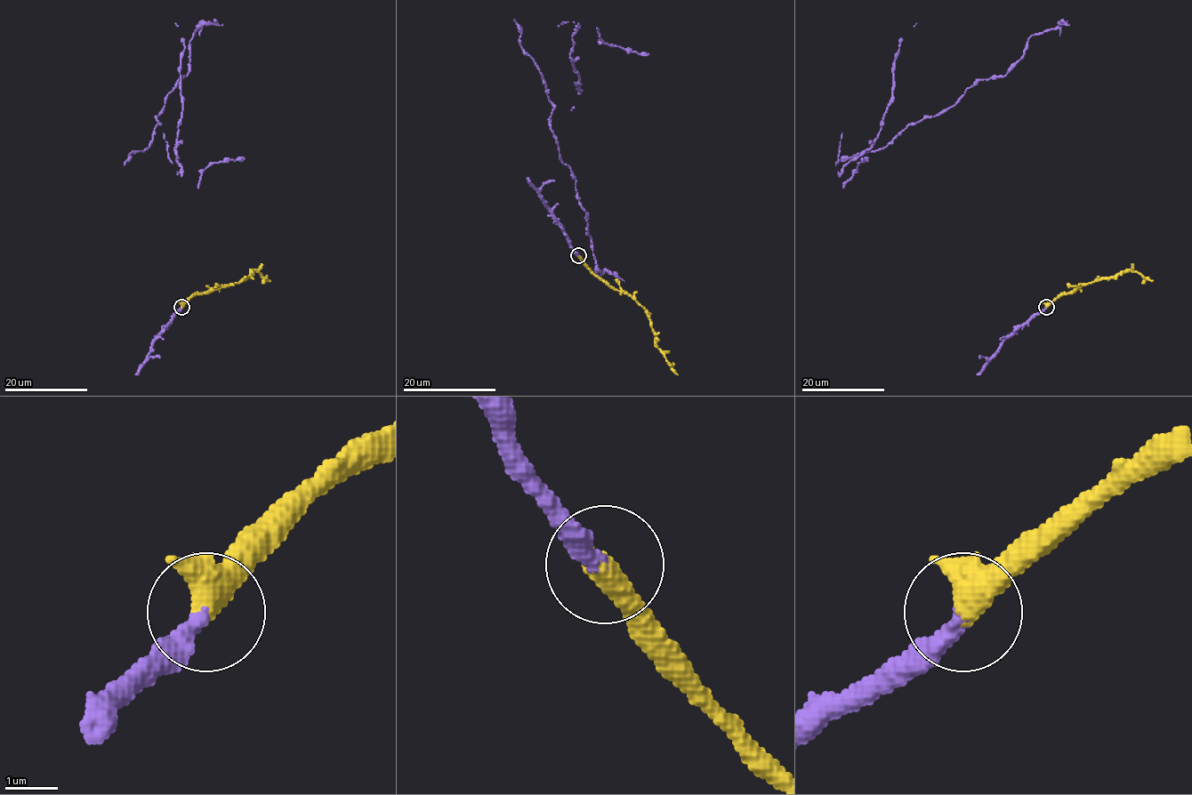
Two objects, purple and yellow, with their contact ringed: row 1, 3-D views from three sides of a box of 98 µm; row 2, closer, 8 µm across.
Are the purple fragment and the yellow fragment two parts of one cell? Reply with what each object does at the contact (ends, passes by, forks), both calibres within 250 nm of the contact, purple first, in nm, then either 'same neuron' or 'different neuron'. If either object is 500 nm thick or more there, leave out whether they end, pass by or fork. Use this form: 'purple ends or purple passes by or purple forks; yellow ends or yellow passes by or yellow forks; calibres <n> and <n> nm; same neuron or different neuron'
purple ends; yellow passes by; calibres 320 and 440 nm; same neuron

